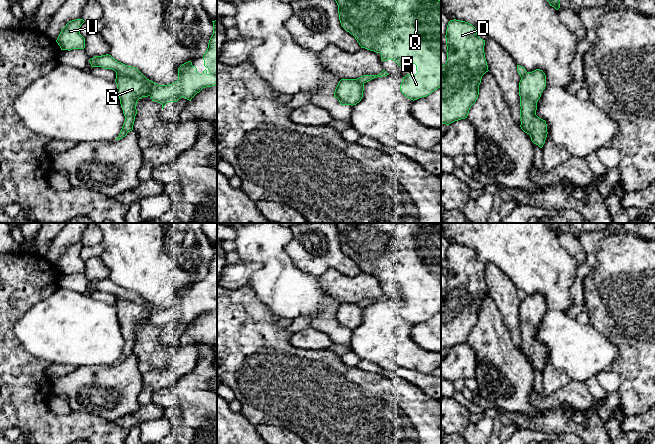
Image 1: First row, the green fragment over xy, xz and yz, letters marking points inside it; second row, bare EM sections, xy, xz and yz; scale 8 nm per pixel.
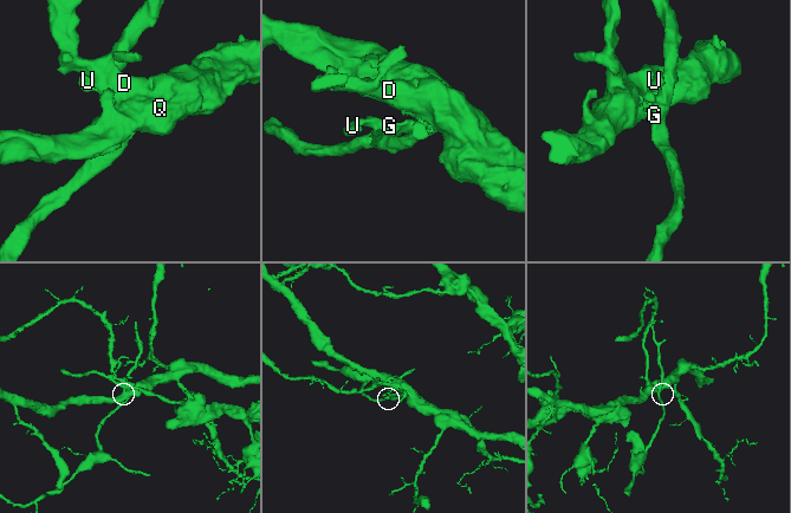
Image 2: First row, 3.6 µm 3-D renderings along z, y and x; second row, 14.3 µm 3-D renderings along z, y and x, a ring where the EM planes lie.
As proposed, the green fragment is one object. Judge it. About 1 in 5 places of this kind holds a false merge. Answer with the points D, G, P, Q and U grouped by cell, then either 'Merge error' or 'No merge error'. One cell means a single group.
Groups: D P Q U / G. Merge error

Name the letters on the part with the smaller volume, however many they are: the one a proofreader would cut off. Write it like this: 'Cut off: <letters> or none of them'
Cut off: G

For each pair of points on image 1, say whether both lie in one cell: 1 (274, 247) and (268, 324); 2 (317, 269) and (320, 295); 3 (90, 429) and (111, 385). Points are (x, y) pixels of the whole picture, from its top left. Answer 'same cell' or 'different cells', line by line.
1: different cells
2: different cells
3: different cells

